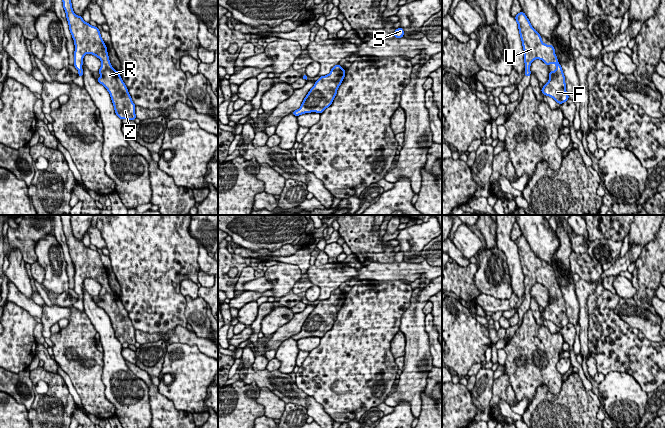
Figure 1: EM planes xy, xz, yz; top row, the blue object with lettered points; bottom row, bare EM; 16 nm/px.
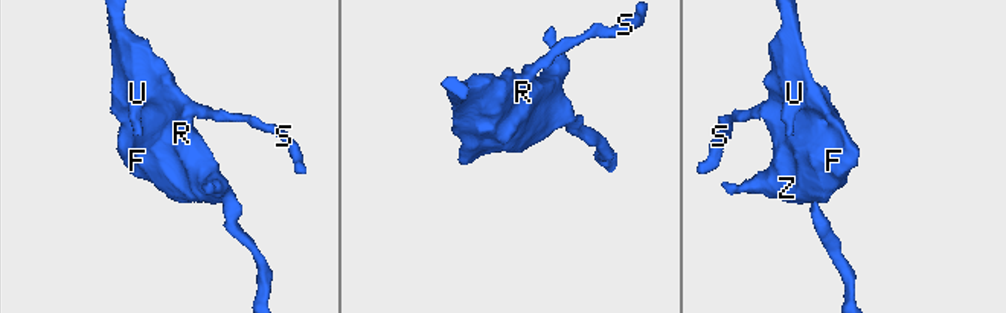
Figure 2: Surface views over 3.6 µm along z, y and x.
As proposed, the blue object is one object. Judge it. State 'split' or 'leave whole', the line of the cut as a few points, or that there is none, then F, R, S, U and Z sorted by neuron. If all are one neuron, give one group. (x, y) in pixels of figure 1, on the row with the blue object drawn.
leave whole; no cut; F R S U Z

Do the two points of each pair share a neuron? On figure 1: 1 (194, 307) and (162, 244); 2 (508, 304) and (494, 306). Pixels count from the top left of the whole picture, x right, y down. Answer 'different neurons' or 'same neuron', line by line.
1: different neurons
2: same neuron

